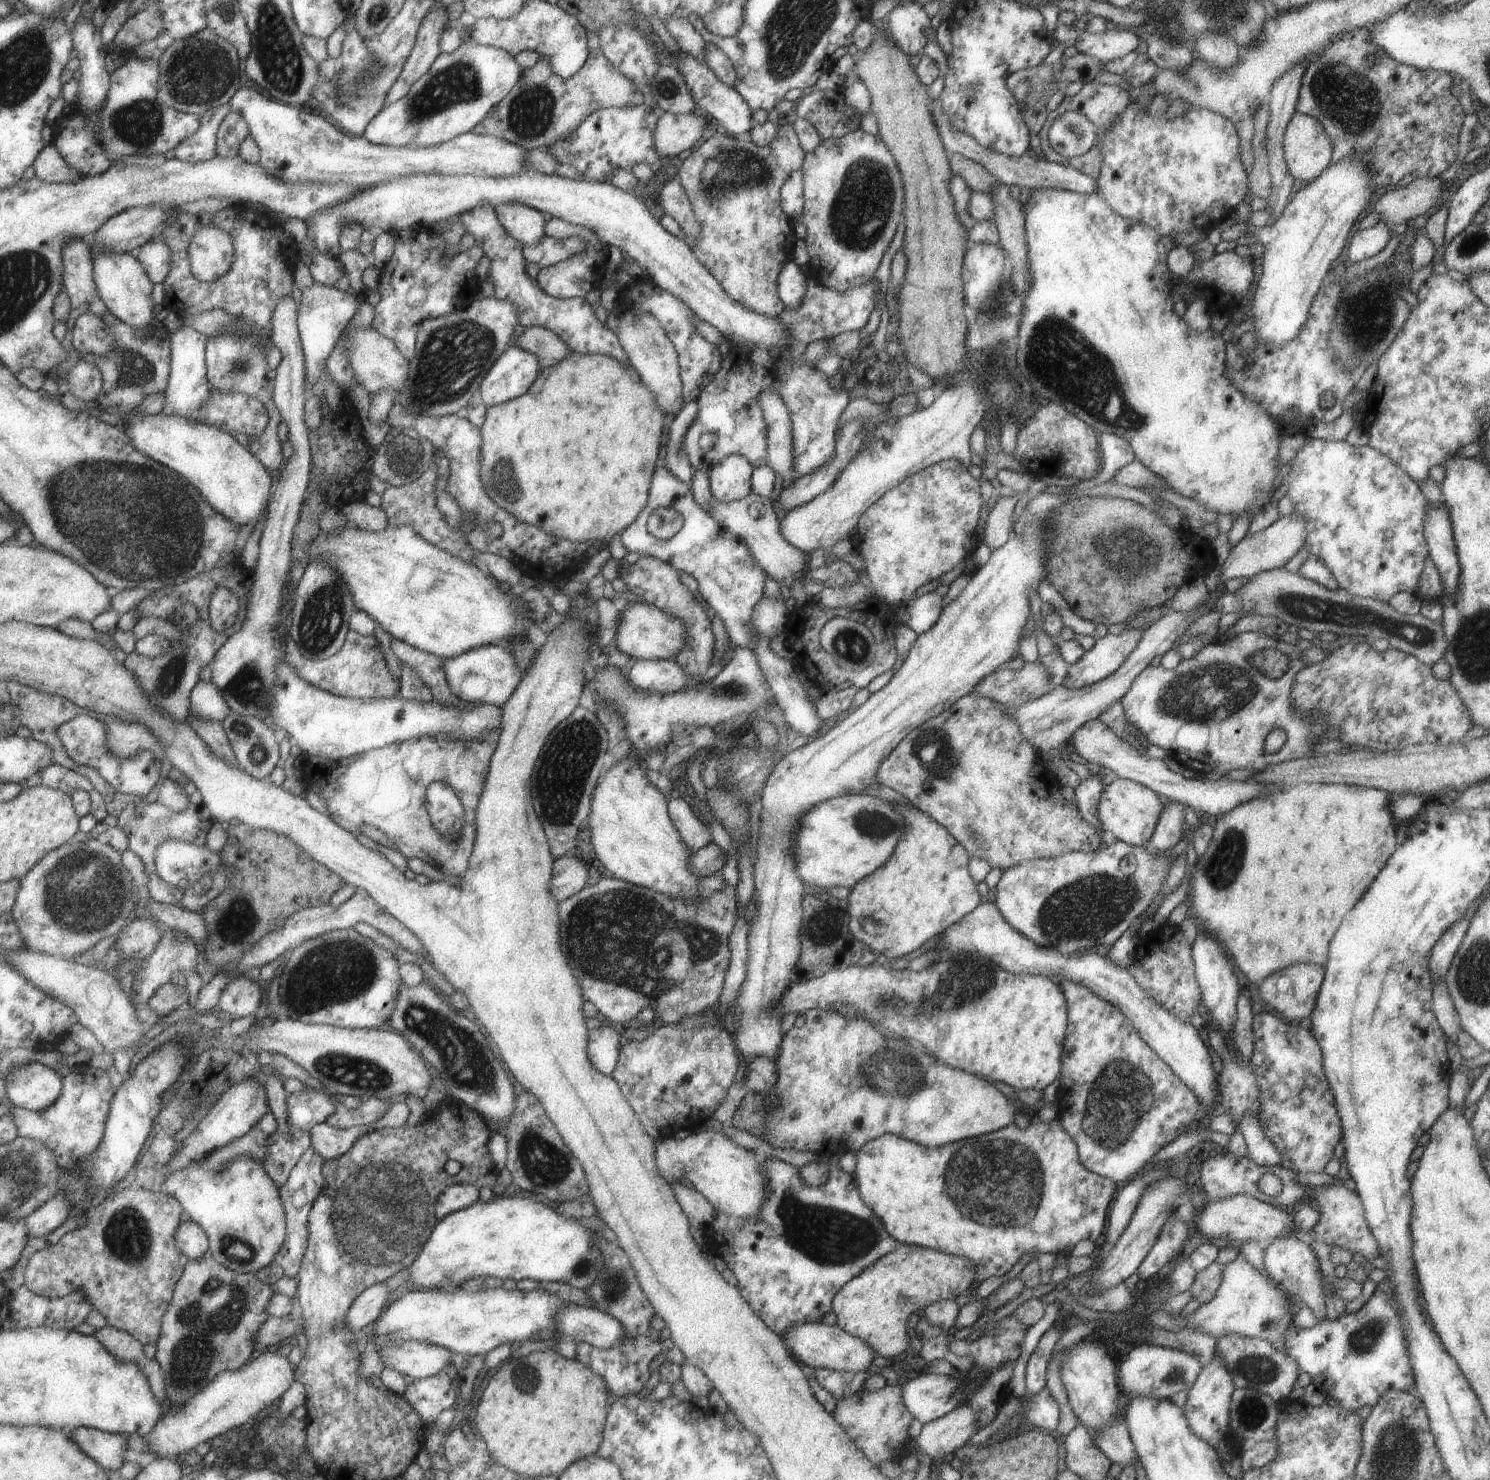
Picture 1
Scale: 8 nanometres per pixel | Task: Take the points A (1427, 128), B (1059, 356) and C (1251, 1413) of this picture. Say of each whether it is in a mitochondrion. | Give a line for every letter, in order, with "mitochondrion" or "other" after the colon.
A: other
B: mitochondrion
C: mitochondrion

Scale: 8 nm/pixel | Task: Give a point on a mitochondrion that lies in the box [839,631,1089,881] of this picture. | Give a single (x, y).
(934, 751)

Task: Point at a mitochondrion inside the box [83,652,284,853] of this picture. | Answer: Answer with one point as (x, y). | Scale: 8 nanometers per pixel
(248, 687)

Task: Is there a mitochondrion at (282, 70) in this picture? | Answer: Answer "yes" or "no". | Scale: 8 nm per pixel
yes

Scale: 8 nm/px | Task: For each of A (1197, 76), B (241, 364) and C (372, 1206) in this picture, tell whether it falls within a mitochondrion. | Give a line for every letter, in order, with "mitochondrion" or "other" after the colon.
A: mitochondrion
B: mitochondrion
C: mitochondrion

